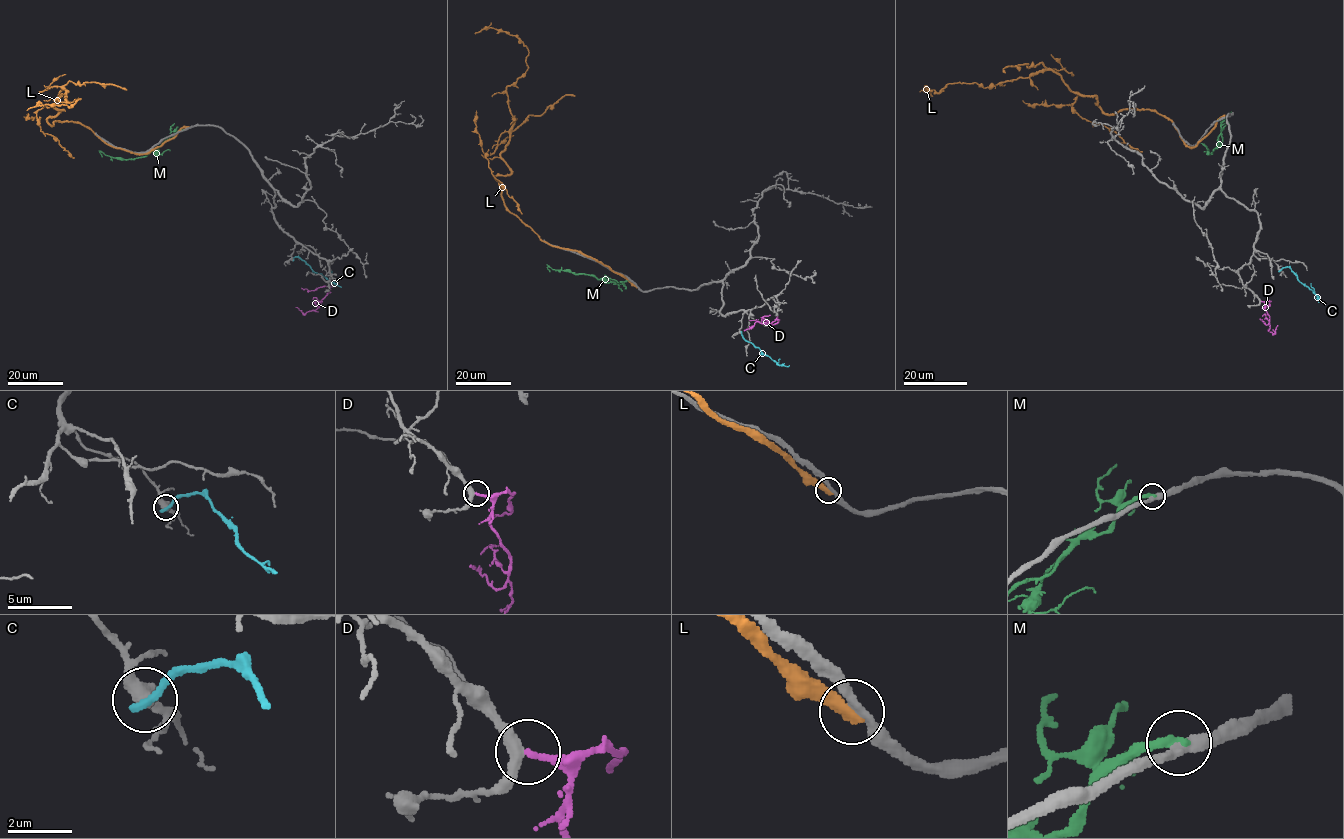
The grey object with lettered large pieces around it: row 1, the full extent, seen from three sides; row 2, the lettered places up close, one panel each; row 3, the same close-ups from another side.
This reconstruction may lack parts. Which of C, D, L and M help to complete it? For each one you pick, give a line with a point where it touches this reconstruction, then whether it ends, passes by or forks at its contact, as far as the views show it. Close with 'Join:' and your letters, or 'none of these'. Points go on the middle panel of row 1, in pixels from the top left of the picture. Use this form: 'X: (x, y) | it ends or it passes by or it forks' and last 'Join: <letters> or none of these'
D: (777, 316) | it ends
Join: D

